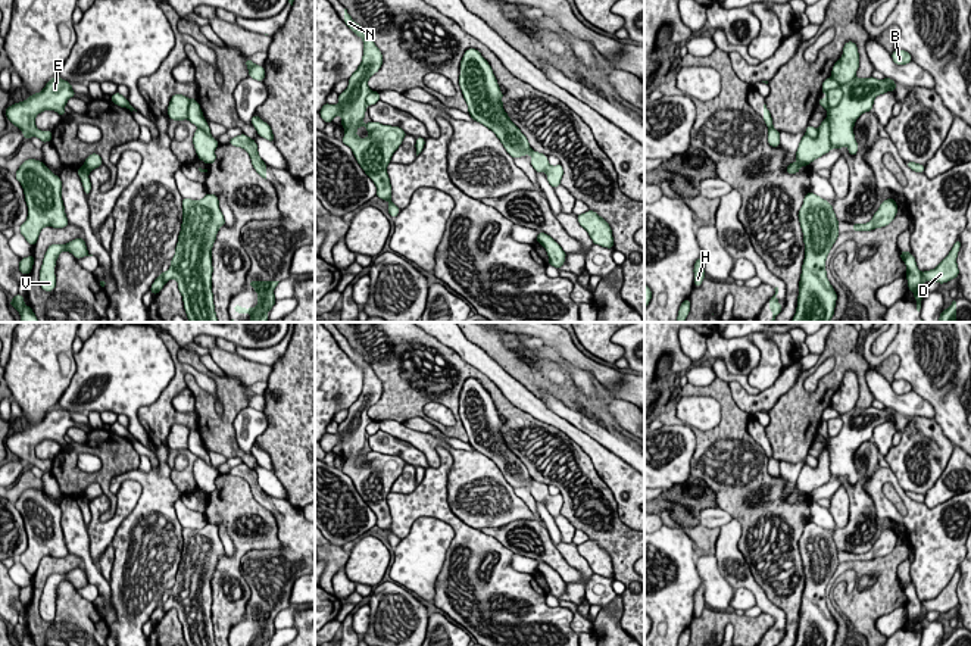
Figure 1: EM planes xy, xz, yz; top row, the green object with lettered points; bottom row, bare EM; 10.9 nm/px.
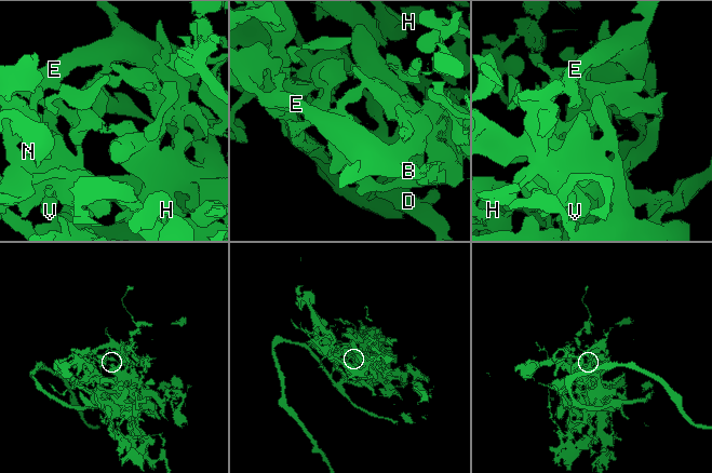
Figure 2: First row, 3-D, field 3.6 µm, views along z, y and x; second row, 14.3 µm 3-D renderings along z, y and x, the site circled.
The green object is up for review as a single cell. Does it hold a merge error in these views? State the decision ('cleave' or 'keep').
cleave

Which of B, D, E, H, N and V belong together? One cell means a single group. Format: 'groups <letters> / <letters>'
groups B E / D H N V

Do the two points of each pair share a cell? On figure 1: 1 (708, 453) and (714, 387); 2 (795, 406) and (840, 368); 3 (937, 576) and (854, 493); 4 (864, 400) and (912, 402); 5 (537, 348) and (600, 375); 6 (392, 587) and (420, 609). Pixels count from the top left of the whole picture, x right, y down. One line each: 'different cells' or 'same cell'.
1: same cell
2: same cell
3: different cells
4: different cells
5: different cells
6: same cell

